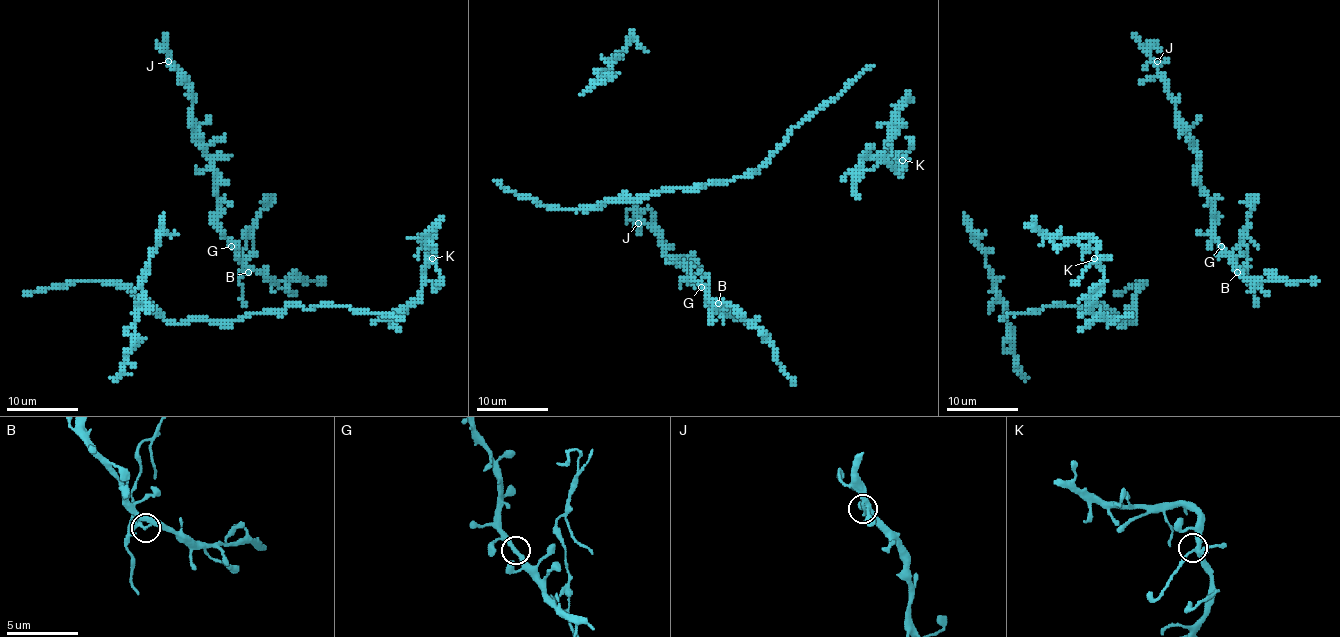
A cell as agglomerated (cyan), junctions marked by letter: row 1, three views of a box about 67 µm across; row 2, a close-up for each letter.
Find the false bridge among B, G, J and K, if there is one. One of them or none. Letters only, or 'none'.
B

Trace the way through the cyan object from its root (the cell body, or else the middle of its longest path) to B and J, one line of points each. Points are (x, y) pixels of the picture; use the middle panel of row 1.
B: (703, 285), (719, 303)
J: (703, 285), (690, 280), (685, 266), (674, 262), (665, 253), (661, 237), (654, 230), (645, 223), (638, 223)

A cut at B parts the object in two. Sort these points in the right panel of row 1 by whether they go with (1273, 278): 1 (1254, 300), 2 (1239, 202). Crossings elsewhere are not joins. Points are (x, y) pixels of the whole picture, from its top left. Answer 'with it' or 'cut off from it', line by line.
1: cut off from it
2: cut off from it

